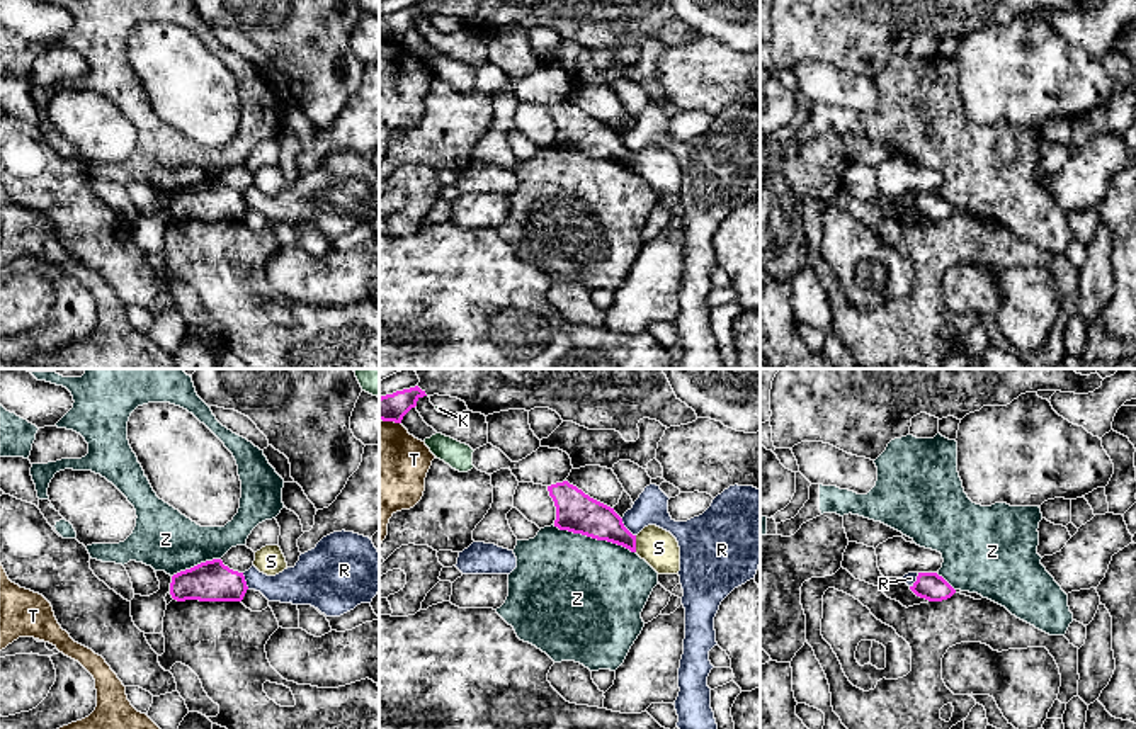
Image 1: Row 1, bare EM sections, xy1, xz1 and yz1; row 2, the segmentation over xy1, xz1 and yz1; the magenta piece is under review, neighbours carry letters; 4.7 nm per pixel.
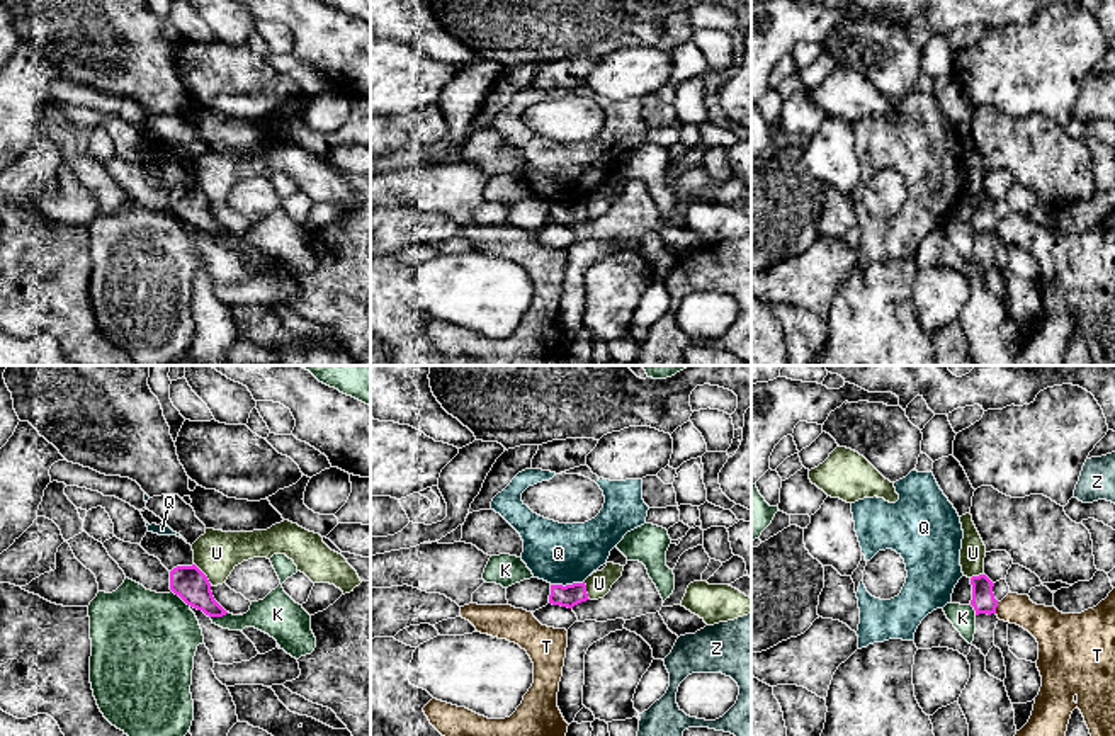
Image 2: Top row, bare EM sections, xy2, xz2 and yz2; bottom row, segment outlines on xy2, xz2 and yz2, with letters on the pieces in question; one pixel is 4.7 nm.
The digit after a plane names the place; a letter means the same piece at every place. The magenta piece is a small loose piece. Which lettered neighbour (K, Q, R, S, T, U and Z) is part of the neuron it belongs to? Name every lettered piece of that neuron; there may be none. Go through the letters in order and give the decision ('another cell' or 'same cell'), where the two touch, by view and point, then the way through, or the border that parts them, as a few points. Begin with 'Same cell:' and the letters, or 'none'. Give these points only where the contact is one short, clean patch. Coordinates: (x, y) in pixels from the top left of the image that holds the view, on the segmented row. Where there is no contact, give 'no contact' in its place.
Same cell: S
K: another cell | xy2 (218, 616)
Q: another cell | xz2 (566, 585) | along xz2 (583, 580), (551, 585)
R: another cell | xz1 (624, 527) | along xz1 (621, 519), (635, 536)
S: same cell | xz1 (635, 544) | across xz1 (590, 517), (635, 544), (653, 544), (658, 548)
T: another cell | yz2 (996, 605)
U: another cell | xy2 (203, 573) | along xy2 (194, 563), (211, 583)
Z: another cell | xz1 (594, 537)

